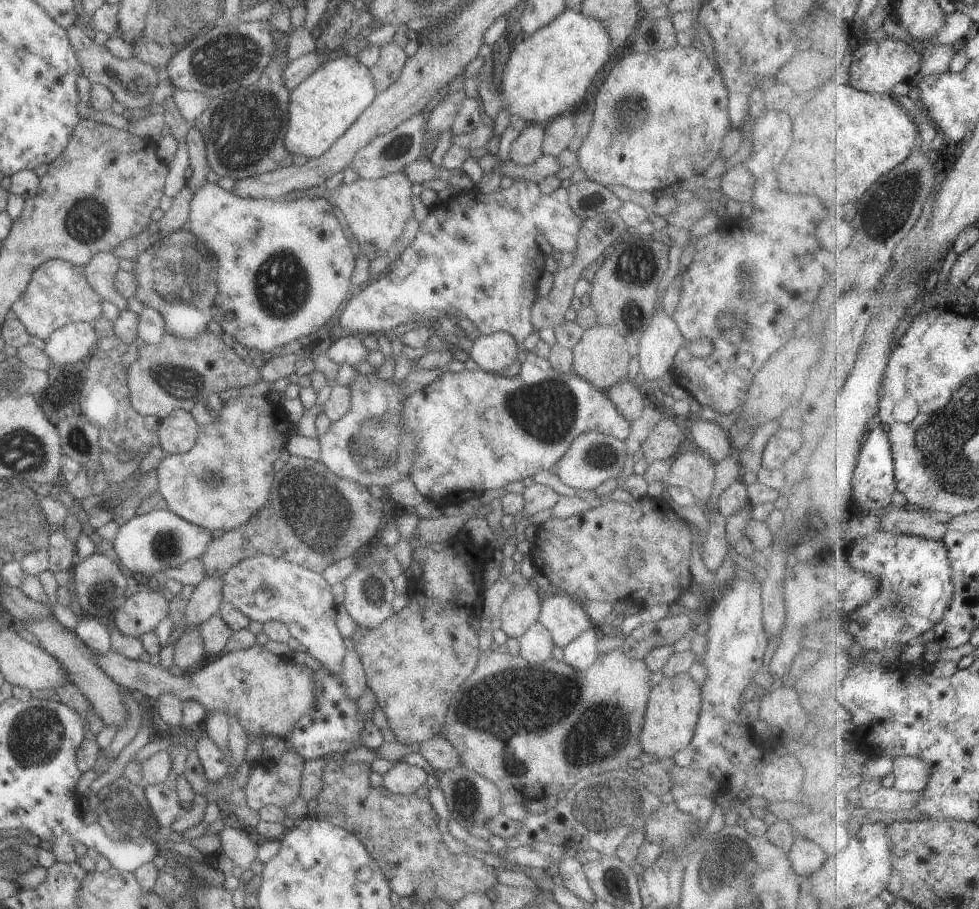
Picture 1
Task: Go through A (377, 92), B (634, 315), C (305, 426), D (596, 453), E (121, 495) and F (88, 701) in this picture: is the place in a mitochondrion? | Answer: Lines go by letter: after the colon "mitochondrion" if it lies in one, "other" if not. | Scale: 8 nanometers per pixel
A: other
B: mitochondrion
C: other
D: mitochondrion
E: other
F: other

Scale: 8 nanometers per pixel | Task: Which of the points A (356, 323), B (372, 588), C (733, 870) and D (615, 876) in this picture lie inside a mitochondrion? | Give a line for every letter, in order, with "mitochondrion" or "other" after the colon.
A: other
B: mitochondrion
C: mitochondrion
D: other

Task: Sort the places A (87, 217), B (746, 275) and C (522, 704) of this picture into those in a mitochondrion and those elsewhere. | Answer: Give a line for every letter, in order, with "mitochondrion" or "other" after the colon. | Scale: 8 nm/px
A: mitochondrion
B: mitochondrion
C: mitochondrion

